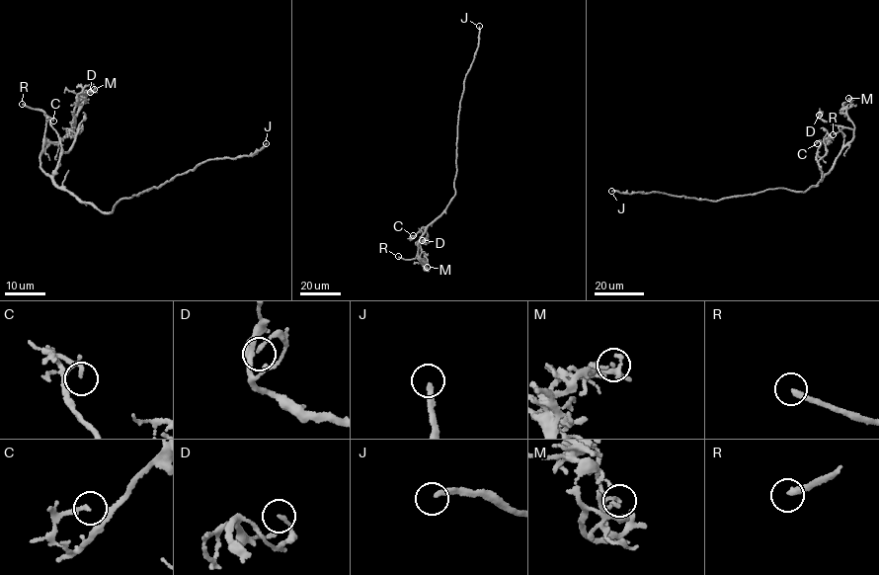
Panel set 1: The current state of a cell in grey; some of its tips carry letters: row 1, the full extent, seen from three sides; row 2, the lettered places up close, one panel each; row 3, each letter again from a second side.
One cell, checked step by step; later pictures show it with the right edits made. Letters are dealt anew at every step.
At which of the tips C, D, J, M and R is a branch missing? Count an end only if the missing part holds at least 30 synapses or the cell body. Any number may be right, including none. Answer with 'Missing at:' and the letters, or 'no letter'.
Missing at: J, R

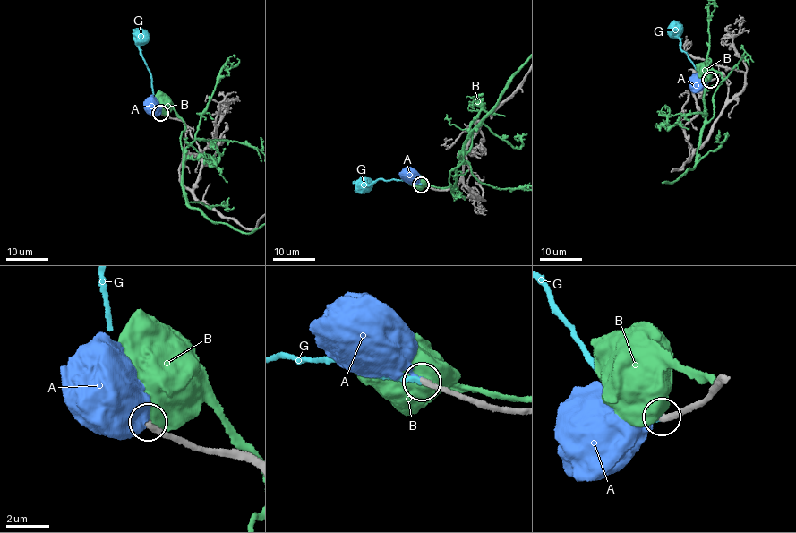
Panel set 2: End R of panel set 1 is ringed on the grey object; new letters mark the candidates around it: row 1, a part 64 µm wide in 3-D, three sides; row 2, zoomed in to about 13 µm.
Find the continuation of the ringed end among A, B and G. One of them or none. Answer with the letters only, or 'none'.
G

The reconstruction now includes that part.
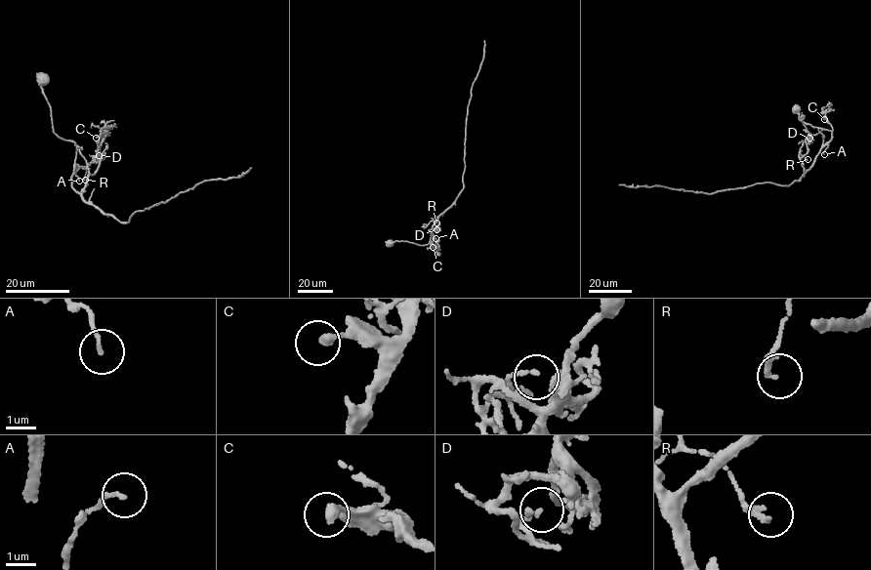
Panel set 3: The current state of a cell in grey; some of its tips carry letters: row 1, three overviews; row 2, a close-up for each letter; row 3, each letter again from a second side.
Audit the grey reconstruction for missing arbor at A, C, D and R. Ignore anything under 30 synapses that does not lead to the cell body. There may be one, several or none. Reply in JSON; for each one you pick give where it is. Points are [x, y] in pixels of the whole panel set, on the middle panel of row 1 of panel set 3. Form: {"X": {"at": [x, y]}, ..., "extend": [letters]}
{"extend": []}

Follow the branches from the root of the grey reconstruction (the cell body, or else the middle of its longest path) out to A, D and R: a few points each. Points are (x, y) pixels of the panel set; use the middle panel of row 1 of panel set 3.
A: (390, 244), (396, 240), (433, 244), (435, 238)
D: (390, 244), (396, 240), (428, 244), (436, 217), (438, 223), (435, 229), (436, 229)
R: (390, 244), (396, 240), (428, 244), (437, 219), (435, 217), (436, 223)

